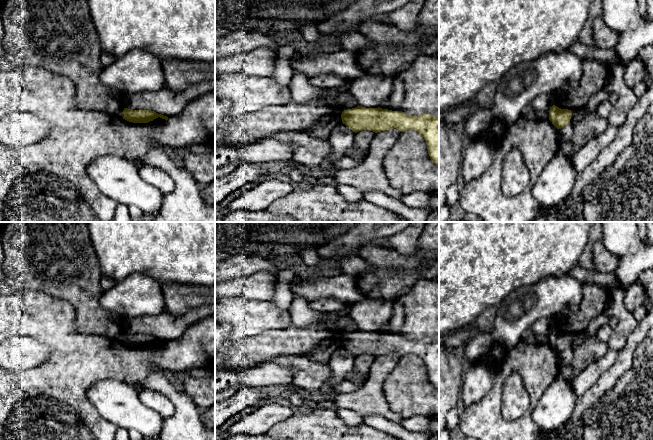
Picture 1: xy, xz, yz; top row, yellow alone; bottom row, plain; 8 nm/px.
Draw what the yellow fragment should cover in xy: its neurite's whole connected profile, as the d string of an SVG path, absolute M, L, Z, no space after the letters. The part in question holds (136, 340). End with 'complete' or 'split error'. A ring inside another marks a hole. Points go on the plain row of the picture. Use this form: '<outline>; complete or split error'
M124 332L122 337L124 338L122 340L123 343L133 347L148 347L158 341L165 343L166 345L168 344L167 340L158 338L151 334L131 334Z; complete

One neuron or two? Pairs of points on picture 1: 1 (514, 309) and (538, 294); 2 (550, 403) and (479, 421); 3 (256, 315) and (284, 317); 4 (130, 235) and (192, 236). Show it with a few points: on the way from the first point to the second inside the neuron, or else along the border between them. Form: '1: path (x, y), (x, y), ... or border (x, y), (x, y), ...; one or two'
1: path (520, 309), (532, 300); one
2: border (546, 389), (531, 409), (531, 418), (538, 429); two
3: path (263, 316), (277, 317); one
4: path (145, 233), (177, 233); one

